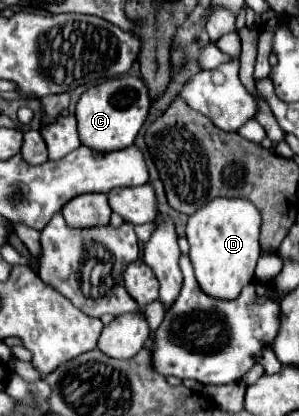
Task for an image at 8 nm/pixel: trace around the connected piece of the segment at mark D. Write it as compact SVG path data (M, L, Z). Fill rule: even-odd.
M213 199L211 203L203 205L201 211L195 211L195 215L189 217L187 221L187 239L191 245L189 257L195 269L197 283L207 295L219 299L235 299L241 293L241 289L253 281L255 263L261 253L259 227L261 227L261 213L249 199Z

